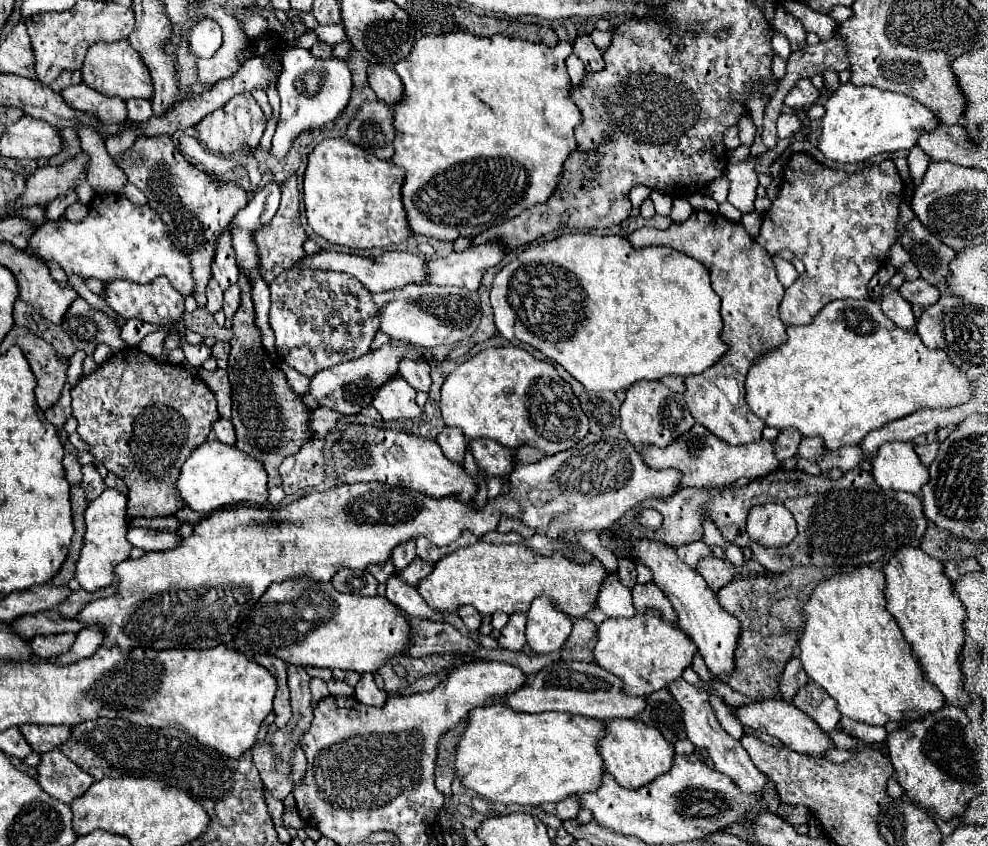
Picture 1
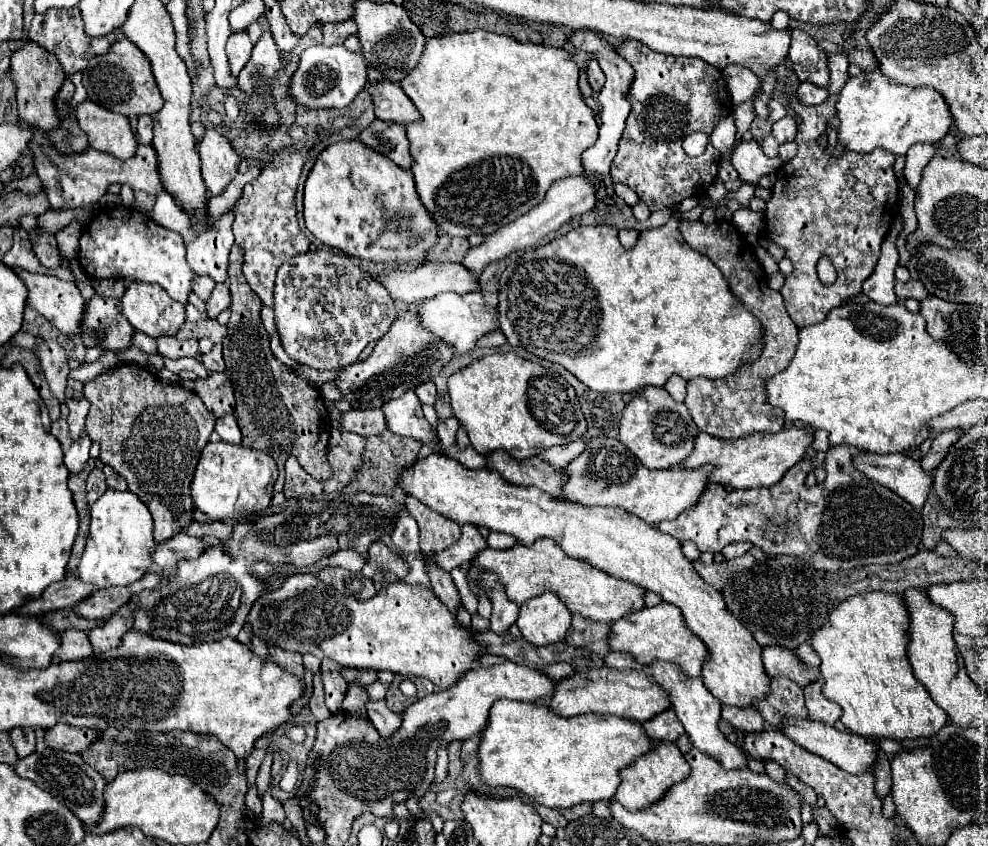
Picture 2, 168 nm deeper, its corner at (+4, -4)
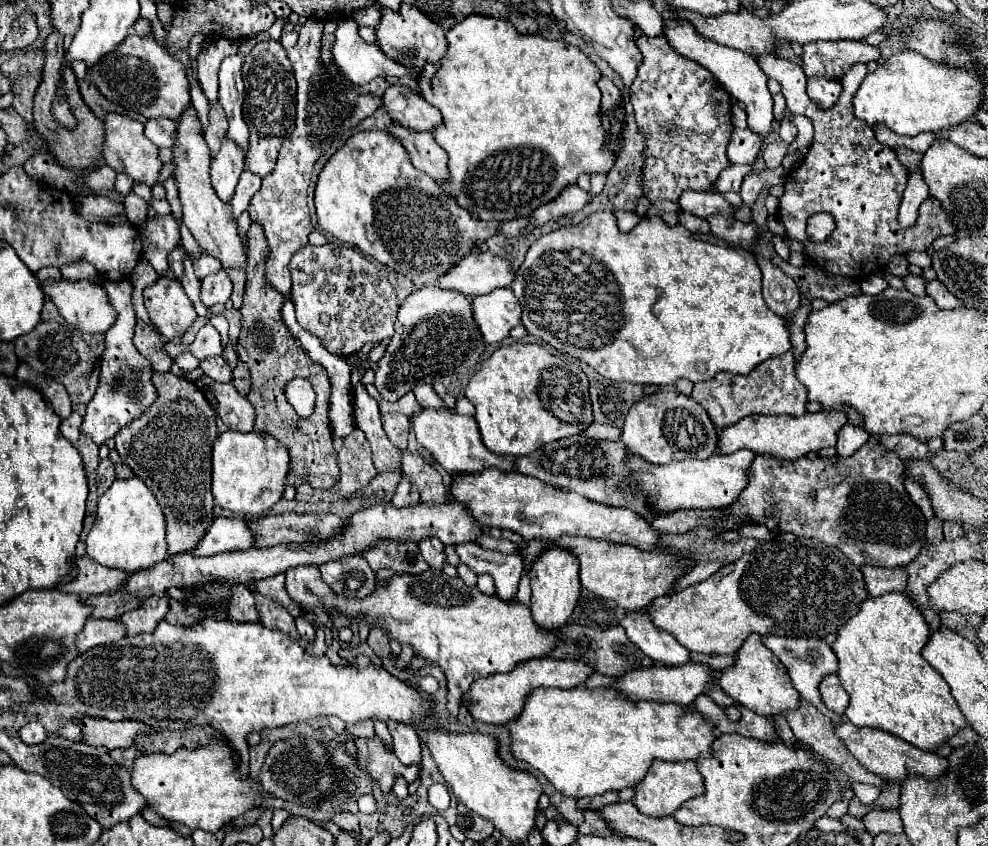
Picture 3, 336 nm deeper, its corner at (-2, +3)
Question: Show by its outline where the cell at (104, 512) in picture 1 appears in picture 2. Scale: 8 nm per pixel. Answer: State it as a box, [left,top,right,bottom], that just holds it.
[78,489,154,589]

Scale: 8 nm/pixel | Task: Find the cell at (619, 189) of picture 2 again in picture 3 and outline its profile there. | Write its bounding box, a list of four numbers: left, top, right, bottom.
[418,14,620,222]

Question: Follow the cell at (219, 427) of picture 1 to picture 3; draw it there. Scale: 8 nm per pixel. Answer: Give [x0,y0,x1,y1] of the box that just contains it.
[196,375,254,432]

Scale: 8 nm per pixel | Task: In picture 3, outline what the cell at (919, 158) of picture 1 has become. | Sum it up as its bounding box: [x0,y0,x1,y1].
[896,134,938,154]

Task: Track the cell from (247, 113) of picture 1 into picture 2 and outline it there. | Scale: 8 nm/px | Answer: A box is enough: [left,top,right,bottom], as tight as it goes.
[200,131,240,195]

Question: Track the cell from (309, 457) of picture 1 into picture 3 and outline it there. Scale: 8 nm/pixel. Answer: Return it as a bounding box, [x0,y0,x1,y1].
[296,426,376,502]

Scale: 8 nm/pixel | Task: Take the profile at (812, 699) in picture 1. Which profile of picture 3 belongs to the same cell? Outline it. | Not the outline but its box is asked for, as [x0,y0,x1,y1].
[820,674,848,714]

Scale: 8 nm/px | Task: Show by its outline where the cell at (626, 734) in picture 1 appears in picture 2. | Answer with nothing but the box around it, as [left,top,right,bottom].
[614,741,690,811]

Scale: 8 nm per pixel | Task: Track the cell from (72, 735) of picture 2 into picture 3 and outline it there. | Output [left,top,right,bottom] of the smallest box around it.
[80,718,150,750]

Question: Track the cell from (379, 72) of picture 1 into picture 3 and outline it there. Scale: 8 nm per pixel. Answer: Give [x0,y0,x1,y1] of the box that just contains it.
[382,84,442,132]

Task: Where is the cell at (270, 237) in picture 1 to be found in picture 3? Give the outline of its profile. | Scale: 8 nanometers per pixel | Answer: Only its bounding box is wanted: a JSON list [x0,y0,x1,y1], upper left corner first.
[248,18,380,298]

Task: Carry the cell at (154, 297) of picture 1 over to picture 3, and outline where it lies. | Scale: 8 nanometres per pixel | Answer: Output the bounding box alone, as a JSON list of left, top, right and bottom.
[144,278,196,340]

